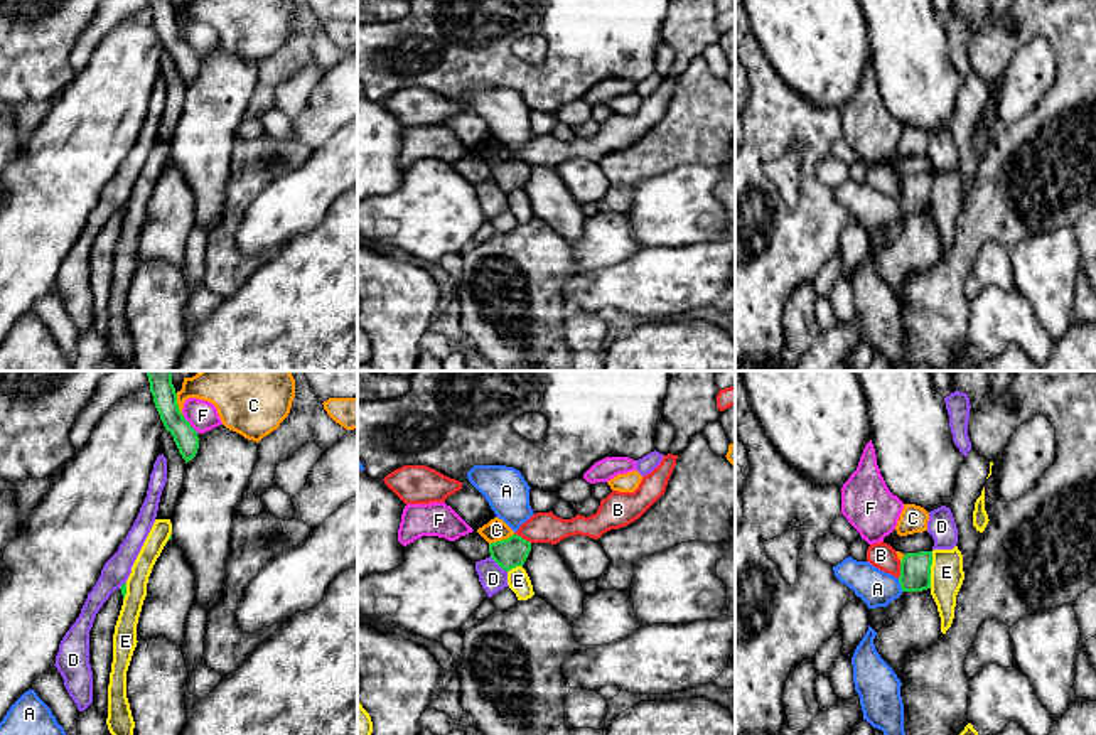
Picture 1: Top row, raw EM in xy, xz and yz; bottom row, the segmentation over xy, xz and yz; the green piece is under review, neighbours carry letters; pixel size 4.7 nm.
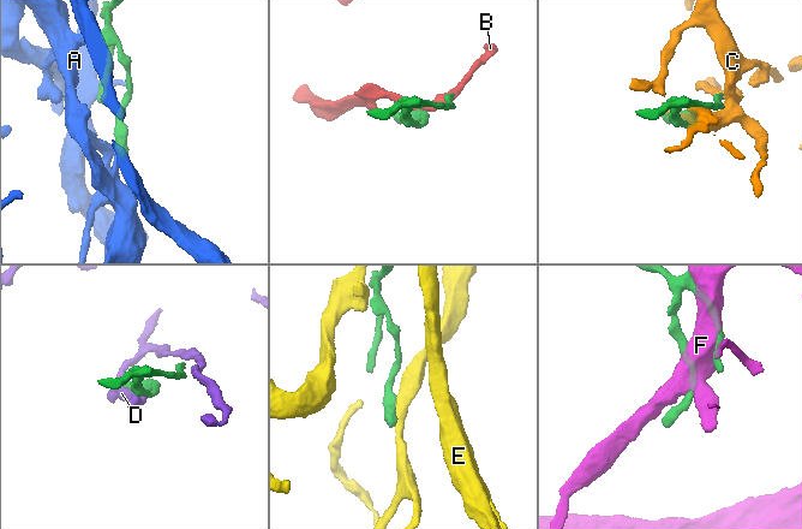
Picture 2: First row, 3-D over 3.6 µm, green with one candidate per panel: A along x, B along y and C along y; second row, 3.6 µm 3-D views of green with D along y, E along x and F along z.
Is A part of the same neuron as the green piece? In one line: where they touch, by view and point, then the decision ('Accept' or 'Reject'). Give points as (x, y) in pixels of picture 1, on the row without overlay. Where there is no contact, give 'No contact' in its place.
Touches green at yz (901, 208). Reject

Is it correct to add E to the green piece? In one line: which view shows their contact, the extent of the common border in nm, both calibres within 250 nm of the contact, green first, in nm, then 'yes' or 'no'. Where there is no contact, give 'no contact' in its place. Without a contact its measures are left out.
yz | 180 nm | 140/160 nm | yes

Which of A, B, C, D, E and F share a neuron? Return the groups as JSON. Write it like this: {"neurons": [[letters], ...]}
{"neurons": [["A"], ["B"], ["C"], ["D"], ["E"], ["F"]]}

